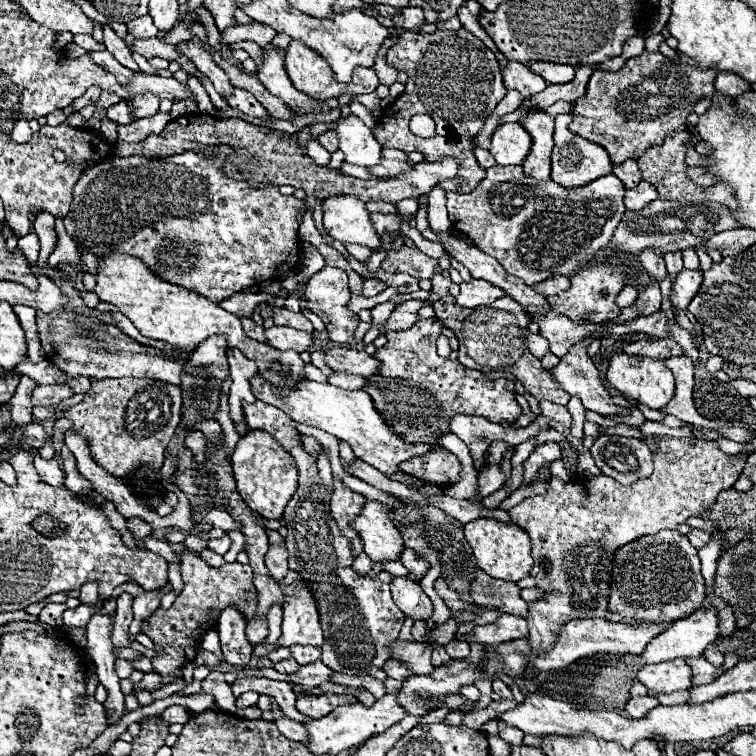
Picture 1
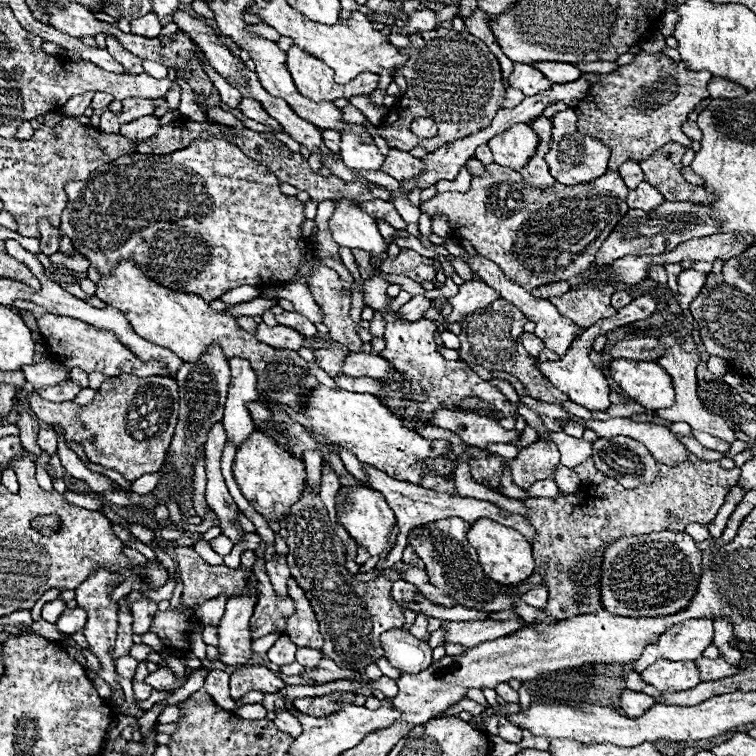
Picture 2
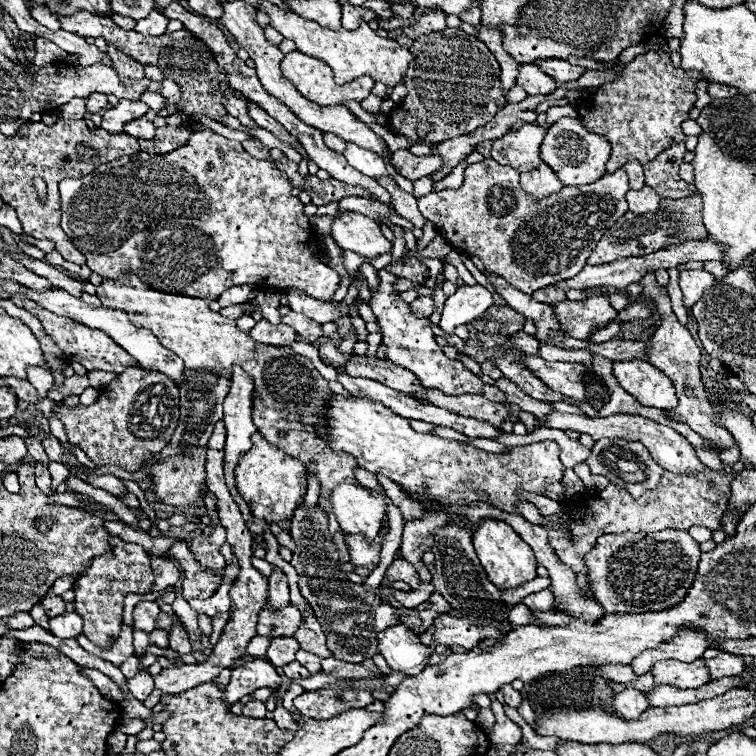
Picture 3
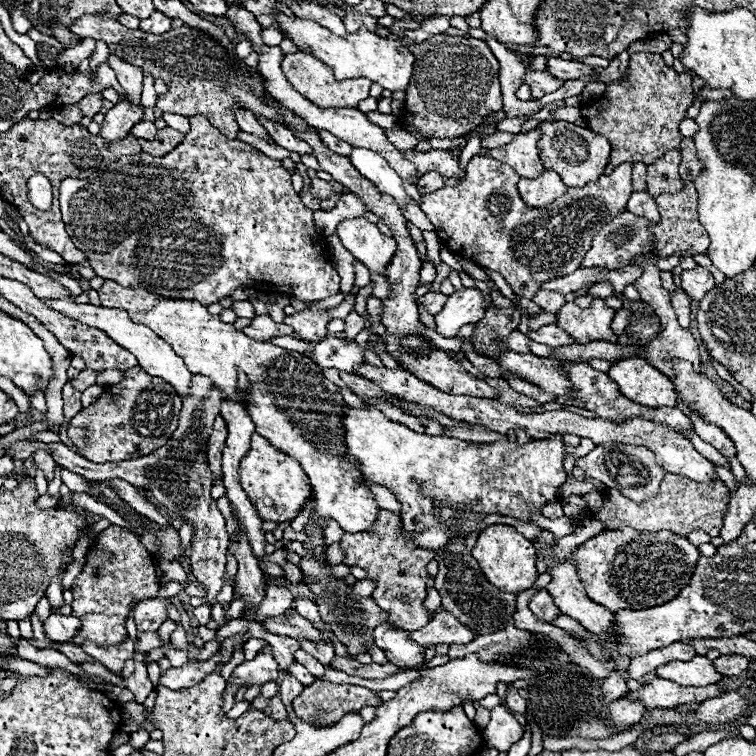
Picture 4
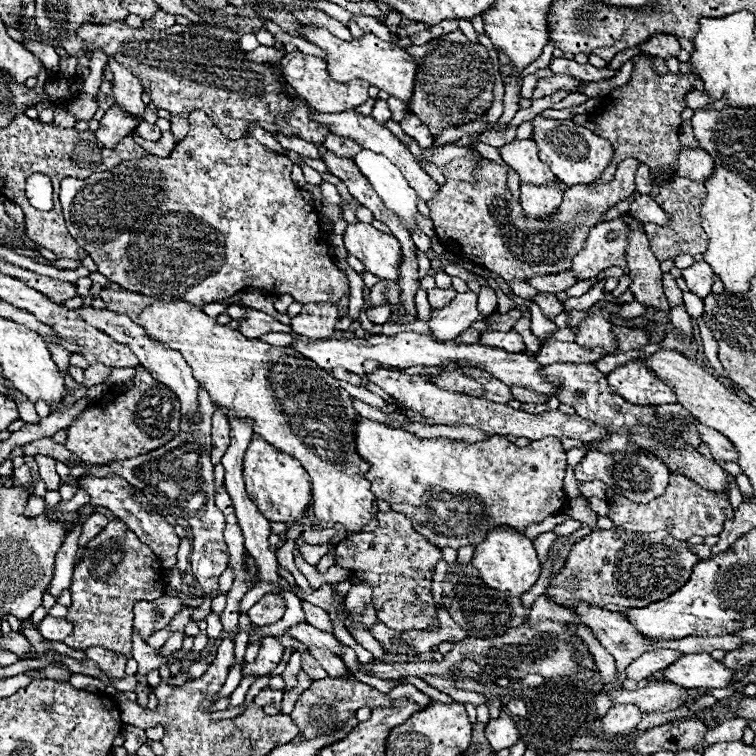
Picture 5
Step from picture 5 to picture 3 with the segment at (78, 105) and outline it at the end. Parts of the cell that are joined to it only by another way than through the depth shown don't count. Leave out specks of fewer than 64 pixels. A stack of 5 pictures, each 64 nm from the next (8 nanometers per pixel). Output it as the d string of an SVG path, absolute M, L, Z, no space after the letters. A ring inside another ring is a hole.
M92 94L92 96L88 96L88 100L86 100L86 110L92 112L92 114L96 114L96 112L102 110L106 104L108 104L108 96L106 96L106 94Z

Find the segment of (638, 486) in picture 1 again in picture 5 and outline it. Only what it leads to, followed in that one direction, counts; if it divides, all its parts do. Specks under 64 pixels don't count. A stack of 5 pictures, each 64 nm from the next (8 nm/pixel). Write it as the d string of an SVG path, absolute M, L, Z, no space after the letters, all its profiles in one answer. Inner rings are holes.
M672 474L668 478L668 486L664 496L658 496L656 500L648 504L636 504L624 496L614 496L610 502L610 512L606 514L616 526L630 530L630 532L654 532L654 530L666 530L678 540L688 540L690 536L718 536L720 530L724 530L724 522L732 518L734 508L728 500L728 494L722 492L708 492L700 488L690 478L684 478L680 474Z

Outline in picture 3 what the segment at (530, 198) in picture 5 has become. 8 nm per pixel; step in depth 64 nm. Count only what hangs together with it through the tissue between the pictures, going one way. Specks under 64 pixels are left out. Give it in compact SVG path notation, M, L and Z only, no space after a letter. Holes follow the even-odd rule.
M540 160L540 164L538 164L536 170L524 172L524 174L520 176L520 184L522 184L522 188L524 188L528 194L532 194L532 196L538 198L538 200L542 200L542 198L546 198L548 194L558 192L558 190L562 188L562 184L560 184L560 180L556 178L556 174L554 174L542 160Z

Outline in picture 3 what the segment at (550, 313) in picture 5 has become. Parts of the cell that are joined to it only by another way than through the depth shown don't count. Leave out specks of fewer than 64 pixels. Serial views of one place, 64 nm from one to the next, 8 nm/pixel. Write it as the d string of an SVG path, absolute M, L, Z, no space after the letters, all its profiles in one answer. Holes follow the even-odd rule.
M548 286L548 288L540 288L540 290L536 290L536 292L532 294L532 298L538 300L538 302L544 302L544 304L554 306L556 302L560 302L560 300L566 298L566 292L564 292L562 288Z

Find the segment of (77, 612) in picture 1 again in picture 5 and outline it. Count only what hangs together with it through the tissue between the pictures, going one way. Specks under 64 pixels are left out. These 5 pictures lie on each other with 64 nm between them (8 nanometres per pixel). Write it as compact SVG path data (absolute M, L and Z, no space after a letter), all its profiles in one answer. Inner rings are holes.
M46 616L42 622L40 622L40 634L46 638L46 640L54 640L54 642L62 642L66 640L70 634L72 634L72 628L74 624L68 622L66 618L54 618L54 616Z

